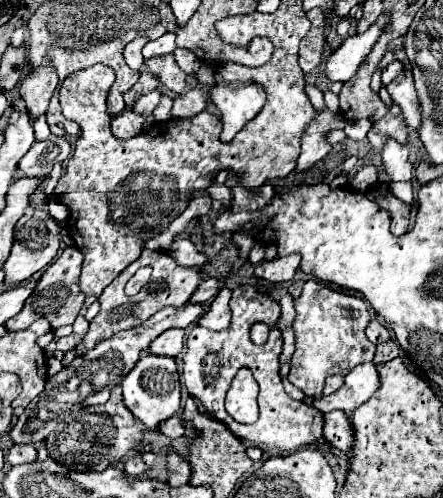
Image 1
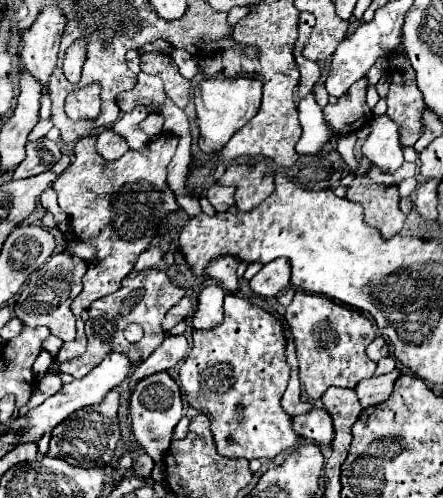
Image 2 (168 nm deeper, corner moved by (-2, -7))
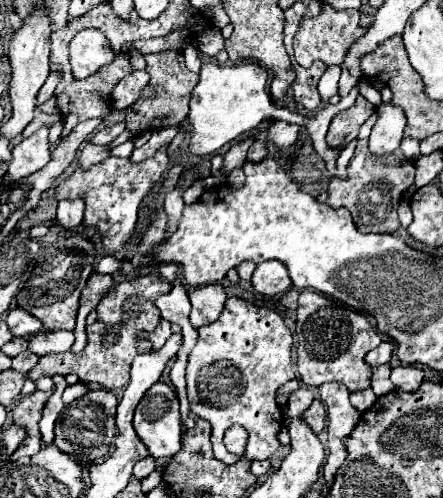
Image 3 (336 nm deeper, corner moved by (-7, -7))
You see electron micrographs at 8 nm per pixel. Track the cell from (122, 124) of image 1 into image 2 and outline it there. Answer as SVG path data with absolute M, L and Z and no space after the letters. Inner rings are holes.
M103 130L97 134L97 142L95 142L95 150L97 154L101 154L105 160L117 160L119 156L123 156L129 148L127 142L119 136L115 136L111 130Z

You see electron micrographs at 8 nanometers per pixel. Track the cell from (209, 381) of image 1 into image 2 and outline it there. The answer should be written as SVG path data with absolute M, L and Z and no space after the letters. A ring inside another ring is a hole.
M227 294L223 322L211 330L193 330L191 338L191 352L181 364L179 380L189 406L211 418L217 452L231 460L261 460L297 446L299 436L295 436L291 418L281 408L281 396L291 376L281 322L263 308ZM233 406L241 406L241 410L233 412Z

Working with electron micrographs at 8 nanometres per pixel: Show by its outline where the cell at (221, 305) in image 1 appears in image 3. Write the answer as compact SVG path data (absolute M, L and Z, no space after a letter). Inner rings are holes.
M210 284L196 288L190 292L190 302L192 302L192 312L190 312L190 322L194 328L202 328L212 324L220 312L224 310L226 304L226 292L224 286L220 284Z

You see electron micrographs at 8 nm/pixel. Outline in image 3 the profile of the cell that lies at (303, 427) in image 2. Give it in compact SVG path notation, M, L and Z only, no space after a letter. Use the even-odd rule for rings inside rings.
M316 398L312 404L310 404L310 408L304 412L304 420L306 420L306 424L312 428L312 432L316 432L316 434L320 434L322 430L324 430L324 426L326 426L326 412L324 412L324 404Z

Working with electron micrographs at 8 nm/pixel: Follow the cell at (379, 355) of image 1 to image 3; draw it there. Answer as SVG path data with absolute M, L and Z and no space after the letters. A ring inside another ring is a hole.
M382 364L374 368L374 376L372 376L372 390L376 396L384 396L388 392L394 390L394 384L390 382L390 364Z

